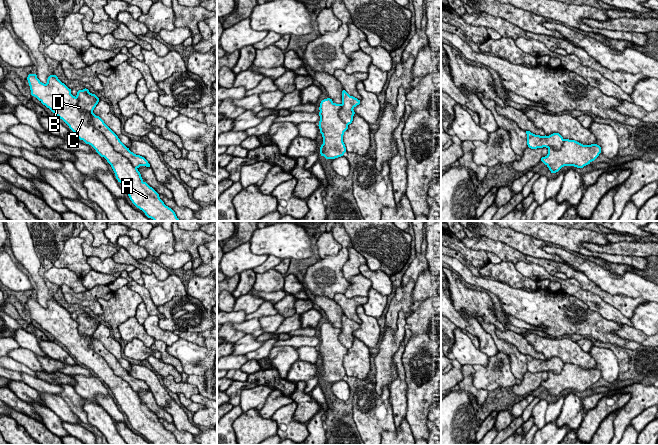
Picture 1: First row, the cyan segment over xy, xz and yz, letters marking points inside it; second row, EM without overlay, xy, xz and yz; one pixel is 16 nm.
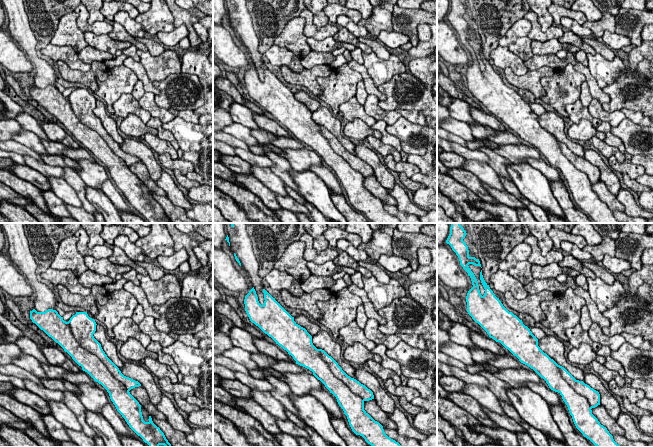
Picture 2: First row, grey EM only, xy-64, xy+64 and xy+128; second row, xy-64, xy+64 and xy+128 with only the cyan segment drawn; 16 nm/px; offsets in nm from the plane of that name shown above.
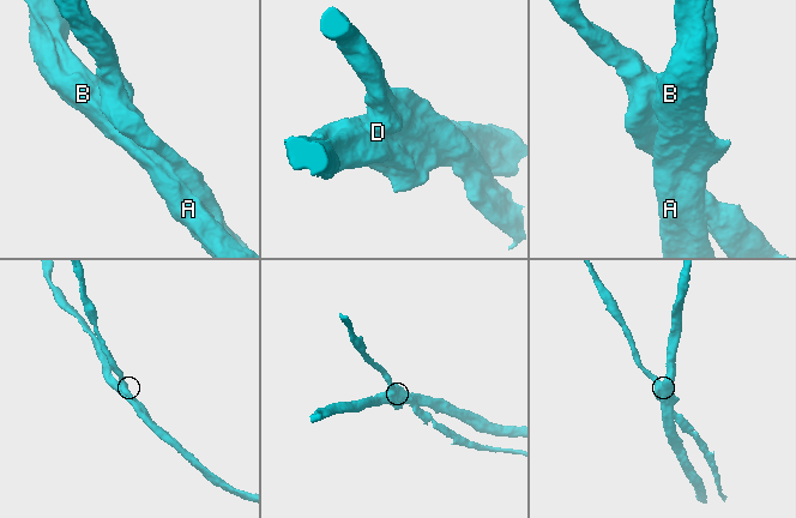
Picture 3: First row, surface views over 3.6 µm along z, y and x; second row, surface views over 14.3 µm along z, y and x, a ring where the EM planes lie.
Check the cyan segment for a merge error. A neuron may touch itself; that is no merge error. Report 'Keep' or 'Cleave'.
Cleave

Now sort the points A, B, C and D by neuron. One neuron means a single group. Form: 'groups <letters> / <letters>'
groups A B C / D

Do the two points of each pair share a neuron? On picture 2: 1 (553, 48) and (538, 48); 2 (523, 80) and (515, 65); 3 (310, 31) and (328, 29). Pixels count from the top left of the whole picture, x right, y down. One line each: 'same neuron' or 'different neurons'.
1: same neuron
2: different neurons
3: same neuron

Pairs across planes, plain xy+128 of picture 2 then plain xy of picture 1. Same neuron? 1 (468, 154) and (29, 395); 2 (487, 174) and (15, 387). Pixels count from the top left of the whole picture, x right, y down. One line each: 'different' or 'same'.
1: different
2: different

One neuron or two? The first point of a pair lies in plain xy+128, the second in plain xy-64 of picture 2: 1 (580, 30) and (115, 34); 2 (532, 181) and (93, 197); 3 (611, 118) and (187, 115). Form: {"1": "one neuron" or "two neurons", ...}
{"1": "two neurons", "2": "one neuron", "3": "two neurons"}

